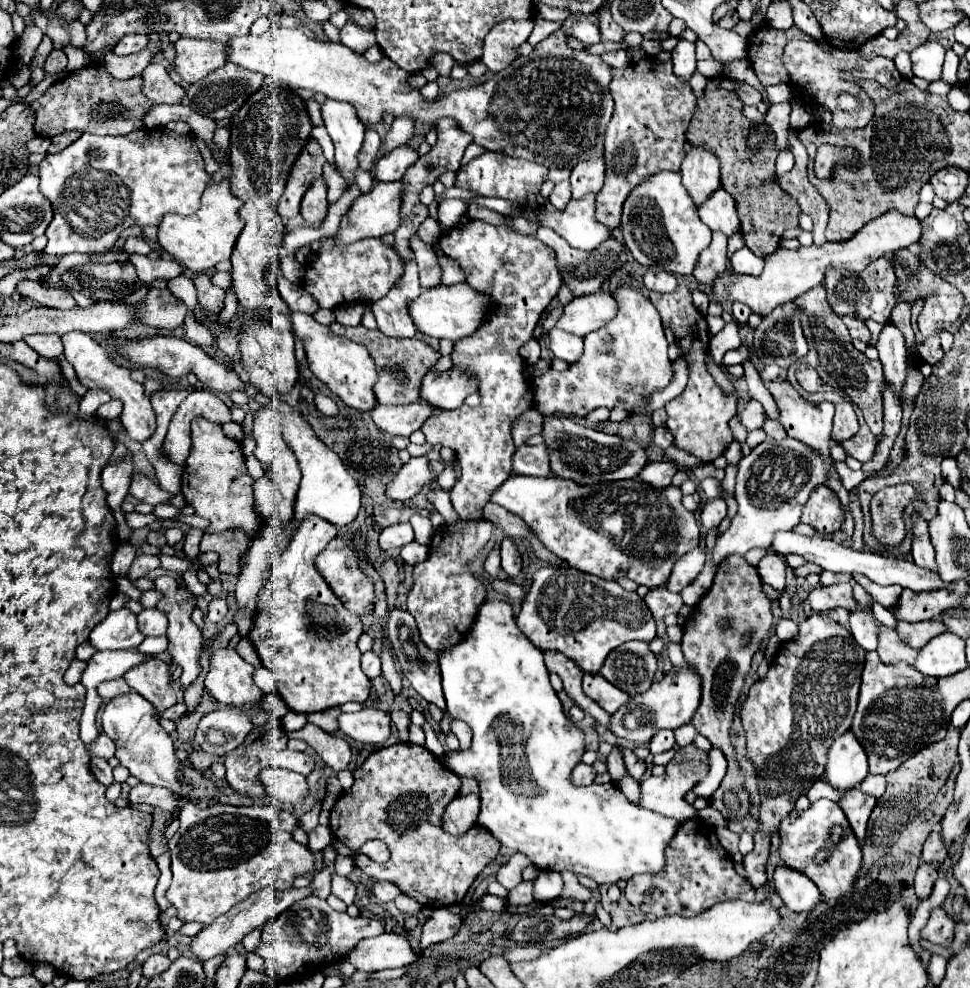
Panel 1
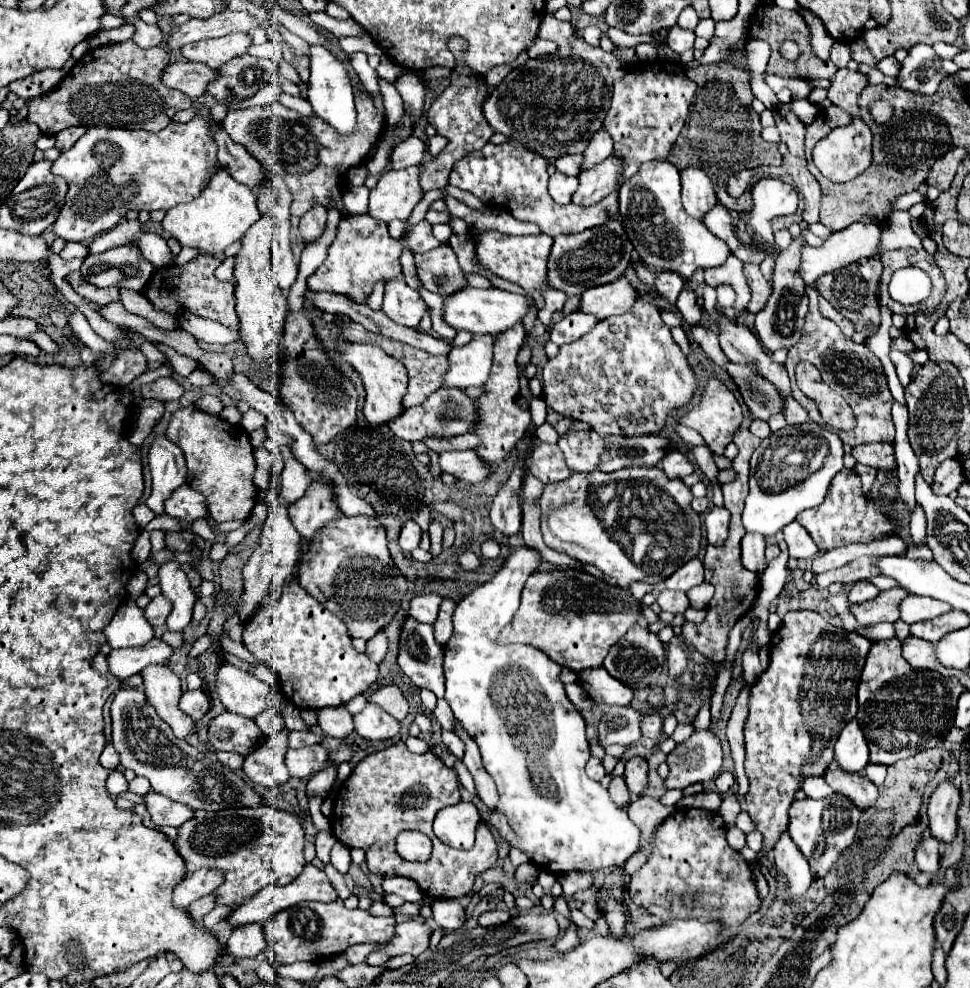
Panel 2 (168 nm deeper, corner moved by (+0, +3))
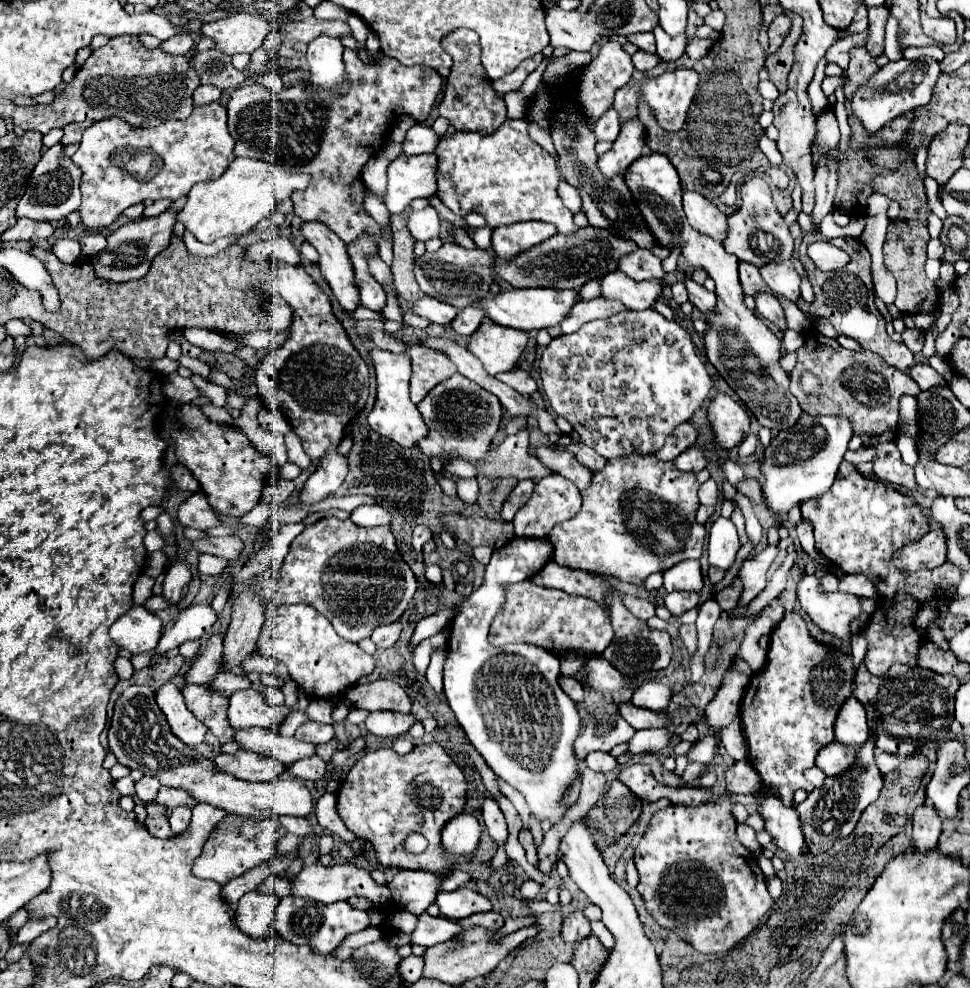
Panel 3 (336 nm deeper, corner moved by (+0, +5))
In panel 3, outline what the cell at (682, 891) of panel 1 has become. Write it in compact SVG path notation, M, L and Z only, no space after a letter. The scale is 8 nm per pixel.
M717 798L717 802L707 802L707 804L701 804L701 806L667 806L667 808L661 808L653 814L639 846L635 848L635 864L637 864L637 870L639 870L639 884L637 884L637 890L641 894L641 898L645 900L645 906L649 910L649 914L657 920L657 924L665 930L671 930L675 932L679 938L687 940L695 950L703 952L703 954L721 954L721 952L727 952L729 948L733 948L737 942L741 942L757 924L759 920L765 916L765 912L771 910L773 906L773 900L767 892L767 886L765 886L765 876L757 864L757 858L755 858L755 864L753 864L753 856L747 848L741 846L741 842L737 840L735 836L735 828L737 828L737 822L733 820L731 816L731 798Z

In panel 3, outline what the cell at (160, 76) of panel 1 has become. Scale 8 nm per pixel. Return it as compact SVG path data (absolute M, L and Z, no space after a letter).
M207 50L207 52L197 52L191 60L195 72L199 74L201 84L211 84L221 90L227 88L237 88L243 84L245 74L233 68L231 56L219 52L219 50Z

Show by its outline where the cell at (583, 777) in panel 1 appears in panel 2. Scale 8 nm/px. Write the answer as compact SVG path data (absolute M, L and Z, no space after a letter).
M591 756L591 758L589 758L589 762L587 762L587 776L589 776L589 778L593 778L593 780L601 780L605 774L607 774L607 772L605 772L605 768L603 768L601 760Z

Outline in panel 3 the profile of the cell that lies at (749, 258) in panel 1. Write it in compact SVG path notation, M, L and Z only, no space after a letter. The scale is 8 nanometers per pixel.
M757 292L755 294L755 304L757 304L757 312L767 318L773 326L777 326L779 330L785 330L785 316L783 316L783 308L779 304L779 300L769 294L769 292Z

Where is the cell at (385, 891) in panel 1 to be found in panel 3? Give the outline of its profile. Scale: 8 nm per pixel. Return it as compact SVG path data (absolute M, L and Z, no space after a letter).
M399 870L389 884L389 890L391 890L395 902L403 910L419 916L427 910L429 904L435 902L439 882L441 880L433 872Z

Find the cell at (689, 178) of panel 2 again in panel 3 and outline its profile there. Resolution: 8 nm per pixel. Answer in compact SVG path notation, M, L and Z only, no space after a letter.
M695 190L683 192L683 208L689 224L701 234L711 236L717 242L723 242L727 236L727 216L715 204Z

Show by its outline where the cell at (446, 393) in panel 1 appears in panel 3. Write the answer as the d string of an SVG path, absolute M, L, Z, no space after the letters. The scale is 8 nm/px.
M485 318L479 330L469 338L467 350L481 360L489 376L495 376L515 366L525 344L527 332L505 328Z

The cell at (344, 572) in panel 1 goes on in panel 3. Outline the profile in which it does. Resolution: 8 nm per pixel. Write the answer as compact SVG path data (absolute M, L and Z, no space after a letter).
M321 518L315 524L307 526L289 548L285 562L279 570L267 572L263 578L263 592L267 596L267 608L277 608L283 604L309 604L317 612L321 612L333 624L335 632L341 634L349 642L359 642L369 638L377 626L397 622L417 592L417 578L411 568L403 562L397 552L395 538L389 526L361 528L351 520L337 518Z

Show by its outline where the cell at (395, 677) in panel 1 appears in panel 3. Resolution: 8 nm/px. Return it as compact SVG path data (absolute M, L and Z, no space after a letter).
M375 680L369 684L355 684L345 698L363 710L397 710L411 712L411 700L405 690L393 680Z

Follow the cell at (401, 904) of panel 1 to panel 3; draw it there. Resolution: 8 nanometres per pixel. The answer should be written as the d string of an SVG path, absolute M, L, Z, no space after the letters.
M317 862L317 864L305 866L297 876L291 878L291 894L299 896L299 898L311 898L311 900L317 900L323 904L349 900L351 896L363 896L363 898L371 900L377 908L383 908L385 904L393 904L393 896L387 886L375 884L375 880L369 876L369 872L359 870L357 866L351 866L351 864L335 864L335 866L325 868L323 864Z

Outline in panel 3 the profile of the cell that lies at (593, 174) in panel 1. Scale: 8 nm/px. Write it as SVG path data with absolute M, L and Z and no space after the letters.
M609 108L599 122L593 126L593 132L597 136L599 142L615 142L617 134L619 134L619 116L613 108Z

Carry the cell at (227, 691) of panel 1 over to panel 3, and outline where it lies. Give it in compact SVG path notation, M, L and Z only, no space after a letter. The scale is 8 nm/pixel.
M298 688L297 706L291 709L281 706L271 706L261 692L251 692L251 690L237 690L231 696L229 702L229 724L231 728L251 728L251 726L261 726L261 728L277 728L283 724L285 716L299 708L307 708L309 698Z

